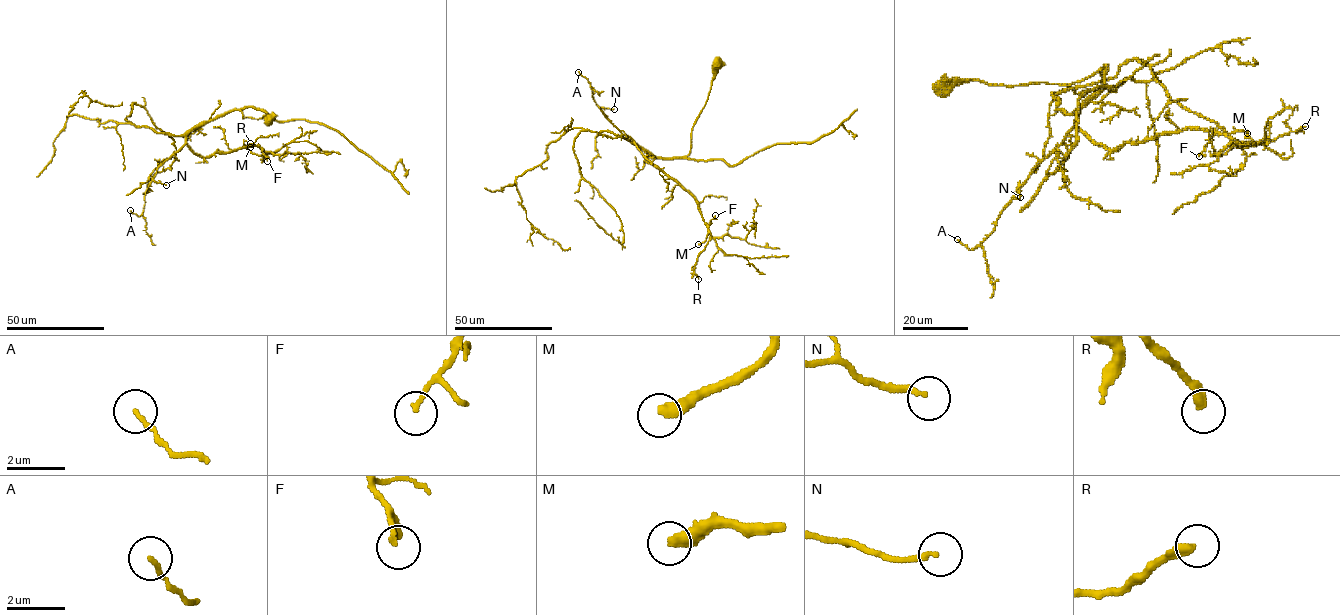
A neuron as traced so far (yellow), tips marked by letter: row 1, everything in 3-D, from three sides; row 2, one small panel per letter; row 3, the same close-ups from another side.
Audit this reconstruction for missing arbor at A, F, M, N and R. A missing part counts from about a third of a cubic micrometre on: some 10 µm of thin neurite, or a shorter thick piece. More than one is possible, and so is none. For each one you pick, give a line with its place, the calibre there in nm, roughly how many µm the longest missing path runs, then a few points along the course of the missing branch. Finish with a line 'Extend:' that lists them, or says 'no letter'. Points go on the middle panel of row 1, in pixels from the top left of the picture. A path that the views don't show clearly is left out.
M: at (698, 244); 440 nm thick; about 30 µm are missing
N: at (614, 109); 180 nm thick; about 45 µm are missing; missing branch runs (614, 109), (635, 100), (648, 87), (656, 87), (659, 83), (658, 76)
Extend: M, N

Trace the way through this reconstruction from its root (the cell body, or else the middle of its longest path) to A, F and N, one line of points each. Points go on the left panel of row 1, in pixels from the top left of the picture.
A: (269, 120), (243, 118), (235, 110), (196, 127), (157, 169), (142, 214), (130, 210)
F: (269, 120), (243, 118), (240, 110), (231, 110), (196, 127), (186, 139), (202, 156), (255, 144), (267, 161)
N: (269, 120), (266, 116), (243, 118), (235, 110), (196, 127), (157, 169), (153, 179), (166, 185)

